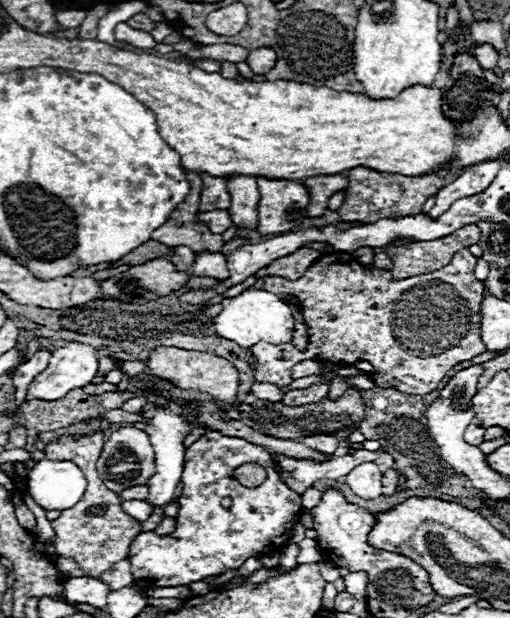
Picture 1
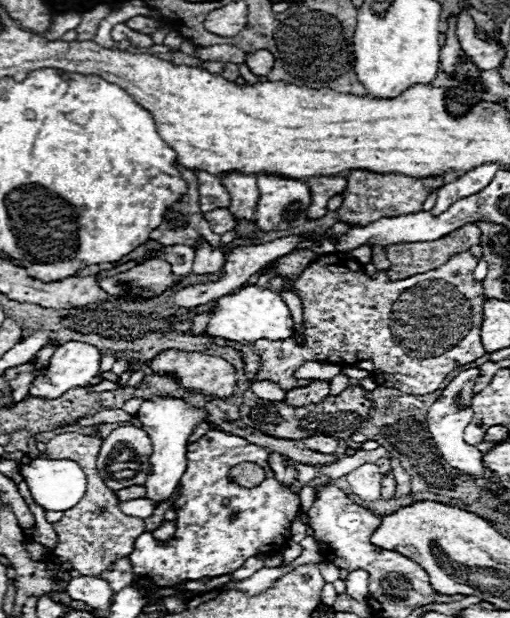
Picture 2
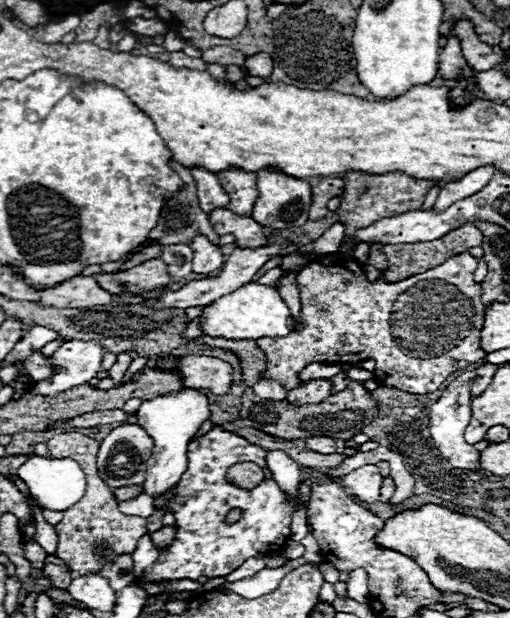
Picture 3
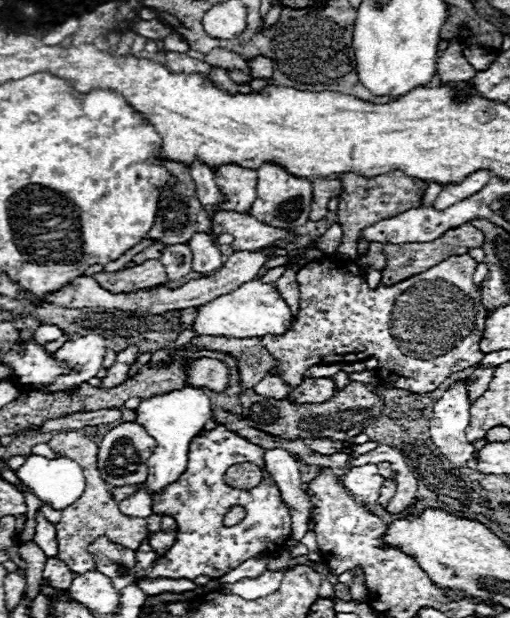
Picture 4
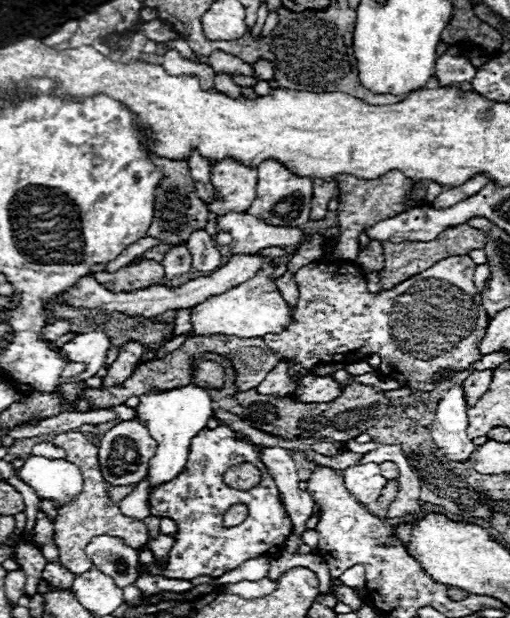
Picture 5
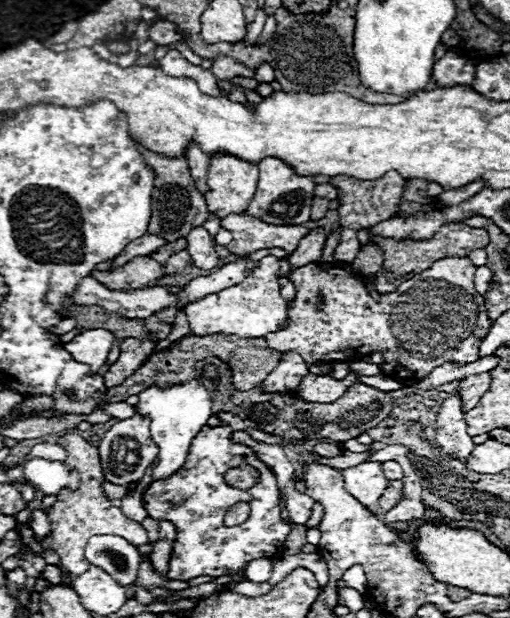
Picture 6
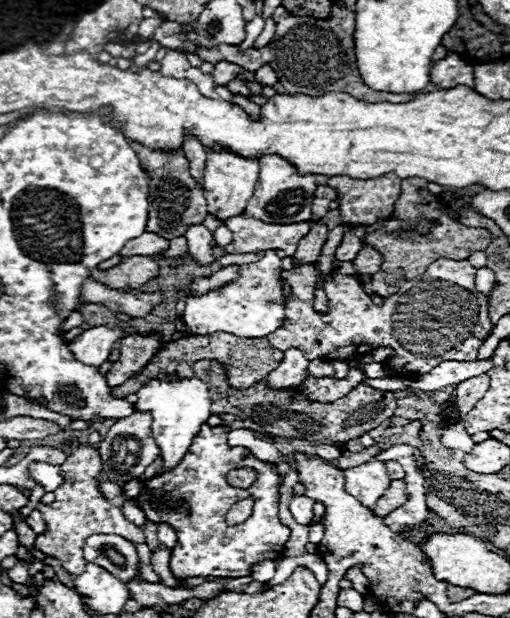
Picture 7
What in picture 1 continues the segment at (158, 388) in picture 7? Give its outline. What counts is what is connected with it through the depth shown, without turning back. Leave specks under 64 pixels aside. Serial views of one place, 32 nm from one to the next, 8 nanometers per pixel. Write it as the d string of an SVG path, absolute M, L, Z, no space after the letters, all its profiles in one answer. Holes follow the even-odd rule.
M148 402L142 408L142 416L150 418L150 424L148 424L146 432L148 432L150 440L152 440L154 452L156 452L156 474L148 480L148 486L150 486L148 502L152 504L152 508L164 508L164 506L170 504L170 500L174 498L174 490L176 490L176 486L180 482L182 470L184 470L184 454L186 454L186 450L182 446L182 440L190 434L192 422L184 420L178 412L180 412L178 404L170 404L170 410L162 410L162 408L154 408L154 404Z

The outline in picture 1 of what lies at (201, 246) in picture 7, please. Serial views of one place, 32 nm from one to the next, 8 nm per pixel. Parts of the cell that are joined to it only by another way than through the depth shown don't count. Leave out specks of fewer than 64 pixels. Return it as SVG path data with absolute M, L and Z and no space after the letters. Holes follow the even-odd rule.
M200 252L200 254L196 254L196 260L190 266L190 272L194 276L210 276L218 282L222 282L230 276L228 266L226 266L226 256L222 256L222 252Z

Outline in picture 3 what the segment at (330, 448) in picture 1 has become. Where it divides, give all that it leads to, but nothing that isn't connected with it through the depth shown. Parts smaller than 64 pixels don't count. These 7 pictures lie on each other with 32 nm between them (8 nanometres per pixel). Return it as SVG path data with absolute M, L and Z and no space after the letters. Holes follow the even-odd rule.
M328 436L308 438L306 444L308 444L308 448L312 448L314 452L320 452L320 454L334 454L336 452L336 440L332 440Z

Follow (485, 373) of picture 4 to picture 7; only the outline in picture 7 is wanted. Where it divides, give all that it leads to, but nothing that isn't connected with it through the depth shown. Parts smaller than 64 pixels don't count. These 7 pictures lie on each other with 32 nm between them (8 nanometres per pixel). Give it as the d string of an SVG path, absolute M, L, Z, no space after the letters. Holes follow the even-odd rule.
M488 374L472 376L472 378L468 378L468 380L464 380L456 386L456 390L450 394L450 398L456 398L460 418L464 418L478 404L478 400L484 396L488 386L490 386L490 376Z

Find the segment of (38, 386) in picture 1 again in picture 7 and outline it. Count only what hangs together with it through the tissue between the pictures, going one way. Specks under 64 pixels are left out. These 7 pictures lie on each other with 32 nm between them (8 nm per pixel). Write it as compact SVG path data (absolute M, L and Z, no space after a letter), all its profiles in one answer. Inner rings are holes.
M90 328L82 334L78 334L68 348L72 348L72 354L76 356L76 360L90 364L94 368L100 368L108 356L110 350L114 346L114 342L120 338L120 330L118 328Z

